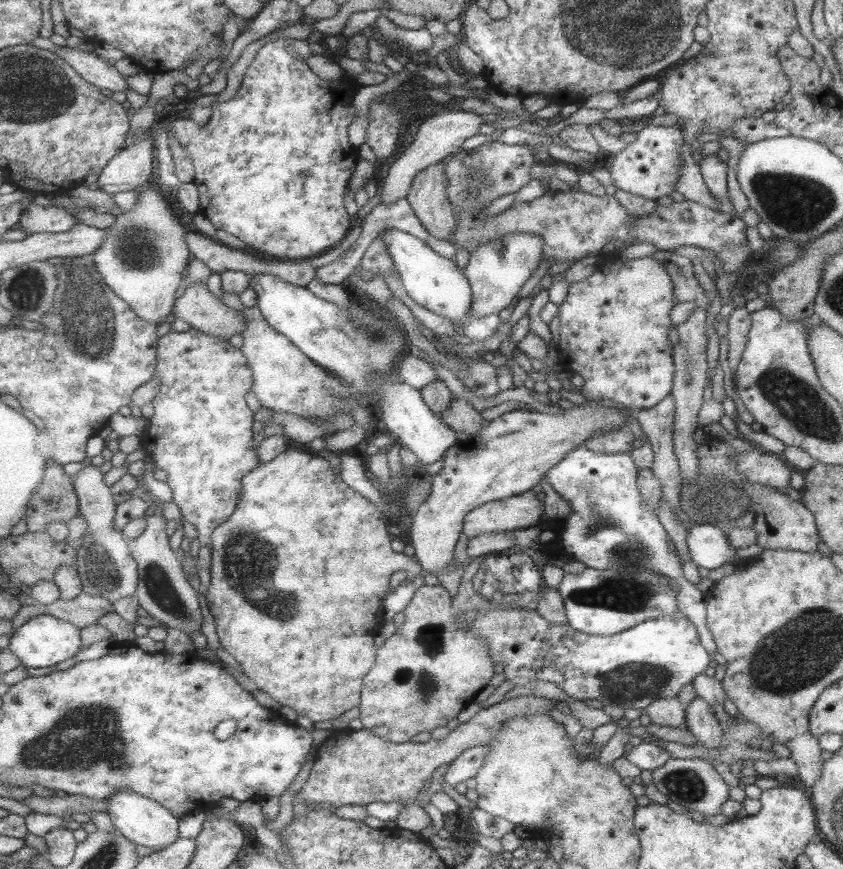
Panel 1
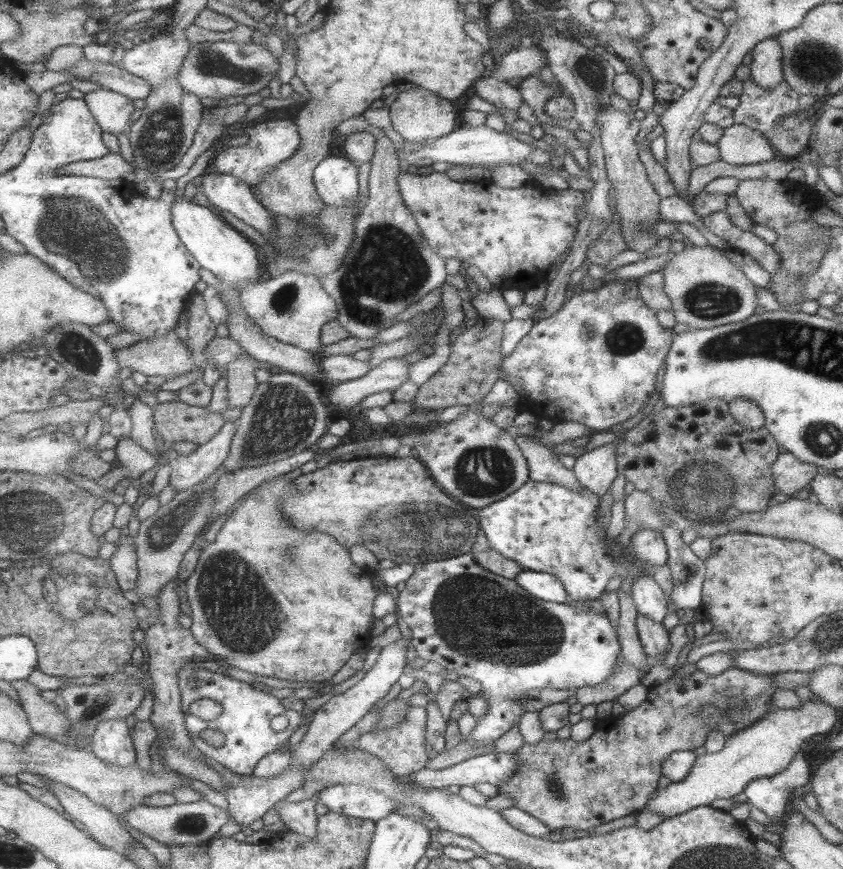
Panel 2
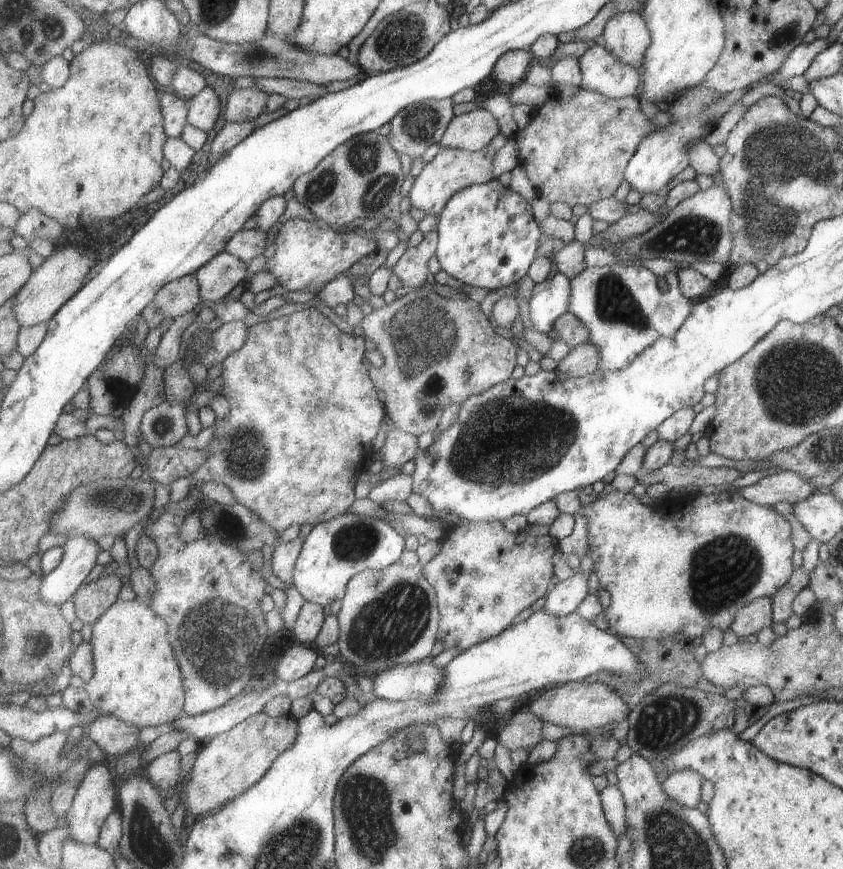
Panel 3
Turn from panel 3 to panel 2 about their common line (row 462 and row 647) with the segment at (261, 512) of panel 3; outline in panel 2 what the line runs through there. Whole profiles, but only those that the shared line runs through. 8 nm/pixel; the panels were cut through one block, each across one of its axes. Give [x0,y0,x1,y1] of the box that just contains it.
[187,475,380,685]

